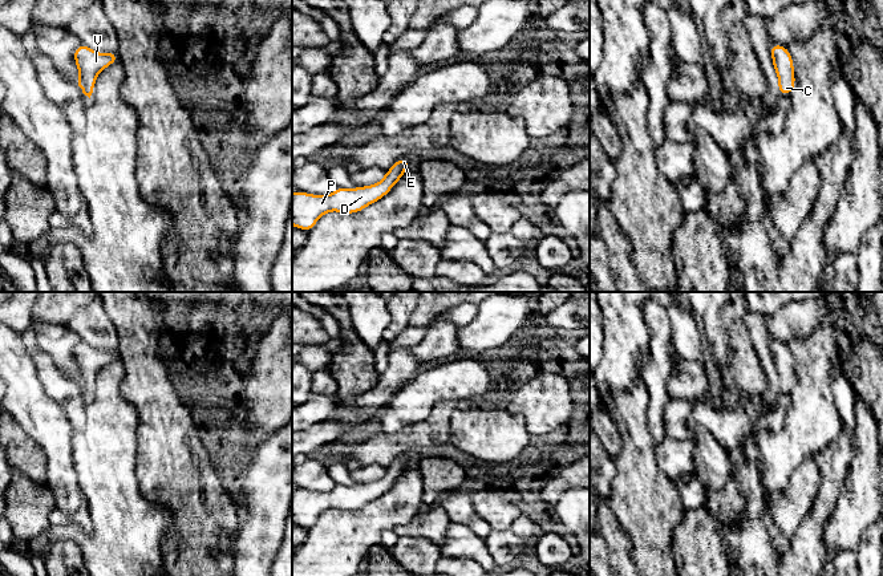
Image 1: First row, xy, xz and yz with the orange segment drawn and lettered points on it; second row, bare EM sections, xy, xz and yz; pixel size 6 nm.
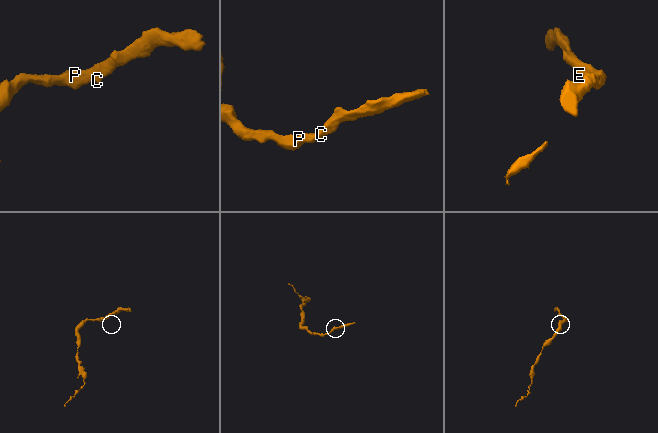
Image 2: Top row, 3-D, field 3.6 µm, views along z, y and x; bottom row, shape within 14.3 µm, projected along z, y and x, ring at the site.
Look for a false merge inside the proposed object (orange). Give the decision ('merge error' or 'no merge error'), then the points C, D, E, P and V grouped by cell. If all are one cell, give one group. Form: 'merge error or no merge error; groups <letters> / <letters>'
no merge error; groups C D E P V

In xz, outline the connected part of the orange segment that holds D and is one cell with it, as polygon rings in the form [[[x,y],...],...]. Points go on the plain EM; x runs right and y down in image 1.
[[[406,454],[397,457],[380,480],[365,484],[357,483],[351,487],[336,484],[329,492],[307,491],[299,487],[292,490],[292,523],[308,530],[329,508],[341,511],[362,508],[382,496],[402,475],[410,461]]]

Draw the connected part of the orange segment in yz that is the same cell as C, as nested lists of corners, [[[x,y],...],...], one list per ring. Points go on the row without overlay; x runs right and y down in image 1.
[[[774,340],[770,344],[770,352],[773,357],[773,365],[778,373],[778,390],[781,393],[790,393],[795,385],[795,372],[793,354],[789,345]]]

